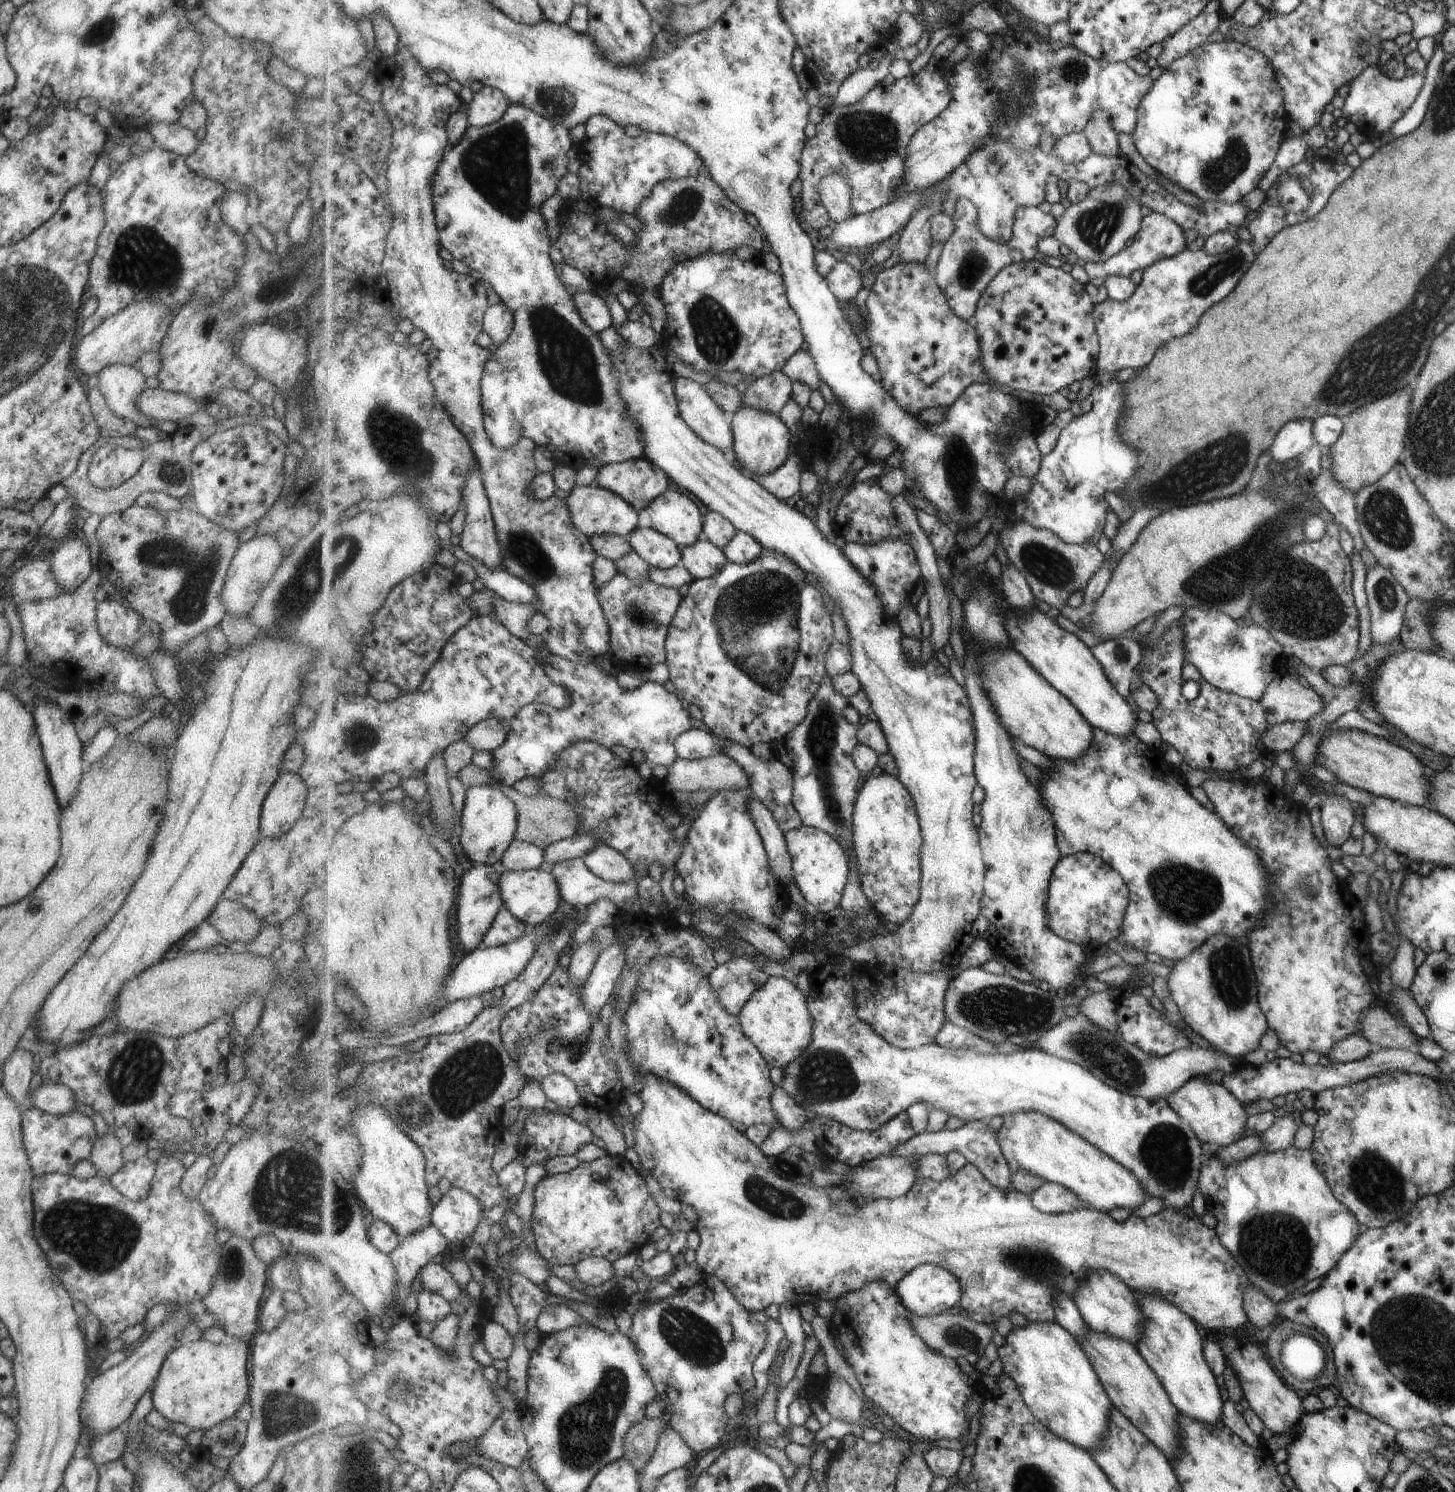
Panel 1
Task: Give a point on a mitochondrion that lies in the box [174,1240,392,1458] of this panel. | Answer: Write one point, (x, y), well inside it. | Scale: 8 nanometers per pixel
(283, 1414)

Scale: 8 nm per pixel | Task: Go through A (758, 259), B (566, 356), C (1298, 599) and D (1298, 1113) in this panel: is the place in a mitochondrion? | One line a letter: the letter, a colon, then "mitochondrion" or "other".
A: other
B: mitochondrion
C: mitochondrion
D: other

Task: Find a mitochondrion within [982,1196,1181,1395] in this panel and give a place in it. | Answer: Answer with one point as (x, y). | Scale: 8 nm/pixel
(1039, 1265)

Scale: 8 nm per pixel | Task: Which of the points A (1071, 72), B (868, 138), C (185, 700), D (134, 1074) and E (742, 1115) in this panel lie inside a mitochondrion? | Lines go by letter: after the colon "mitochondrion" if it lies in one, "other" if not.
A: mitochondrion
B: mitochondrion
C: other
D: mitochondrion
E: other

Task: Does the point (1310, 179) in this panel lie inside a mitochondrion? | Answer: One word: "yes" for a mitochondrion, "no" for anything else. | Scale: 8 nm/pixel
no

